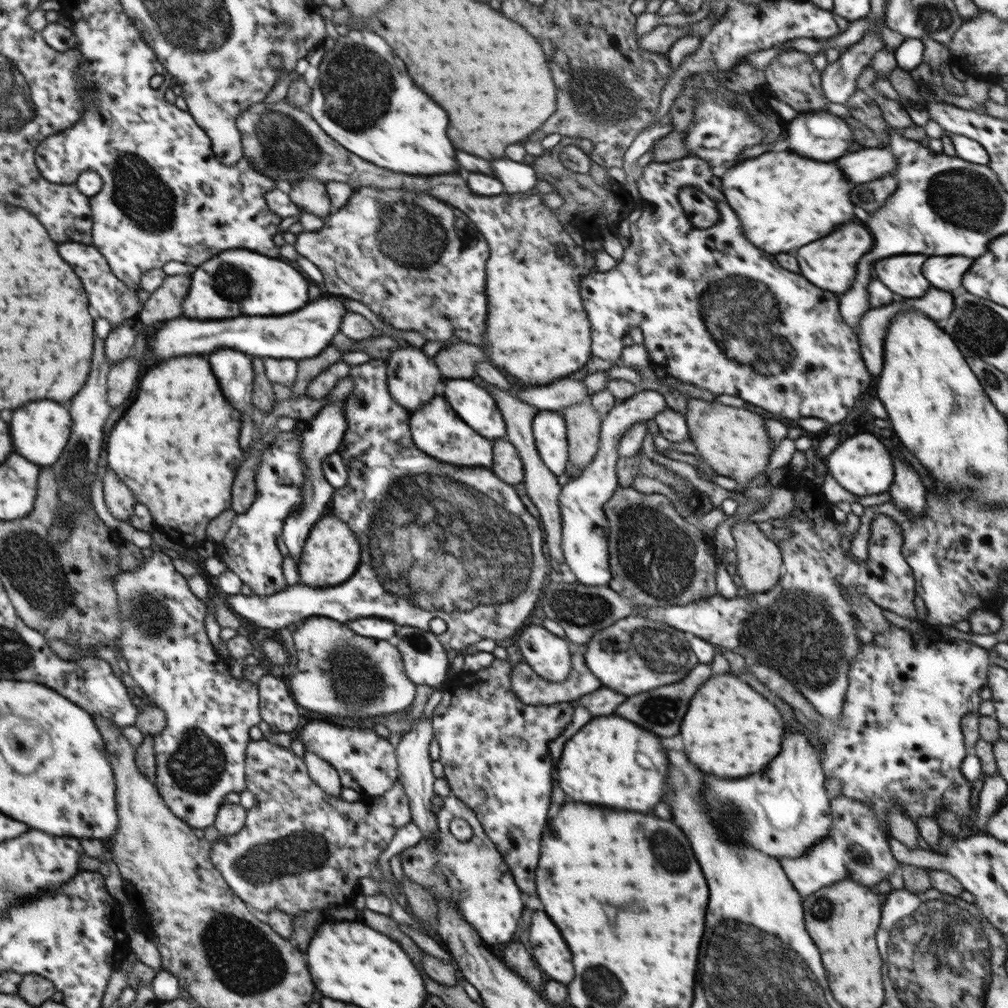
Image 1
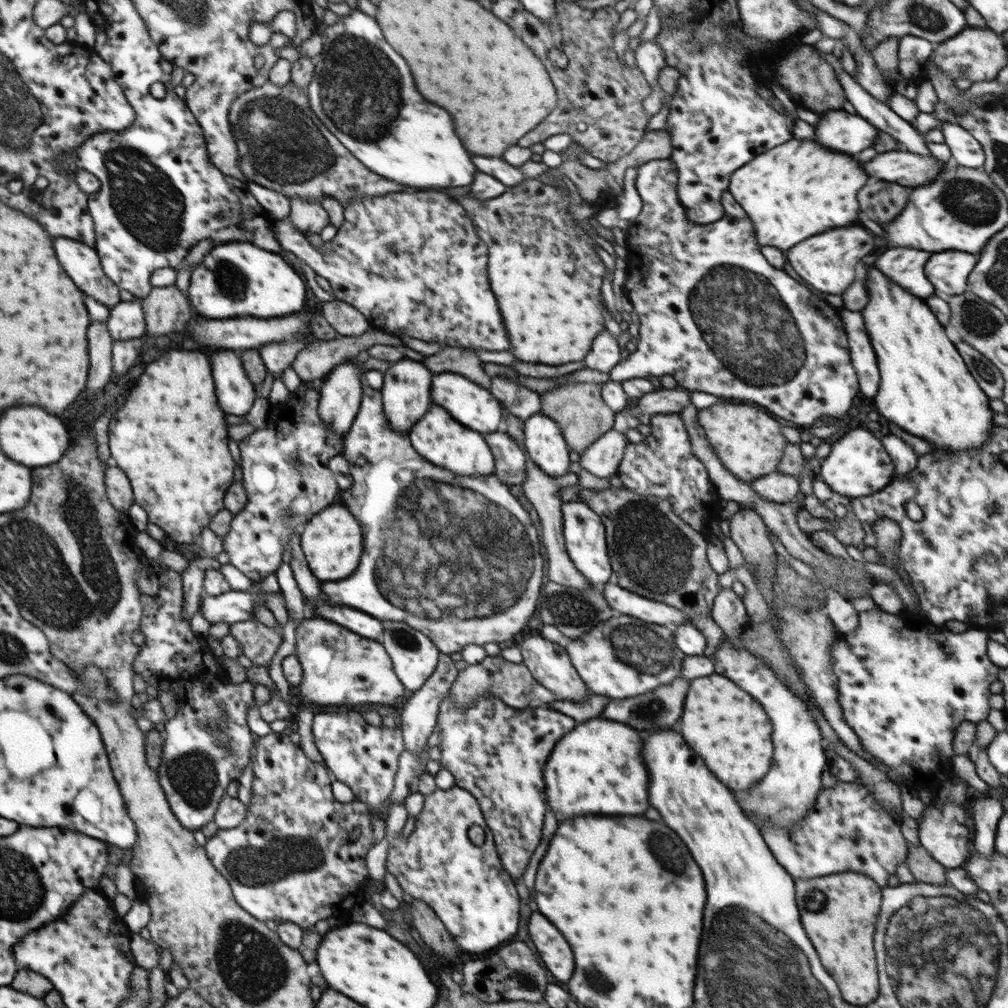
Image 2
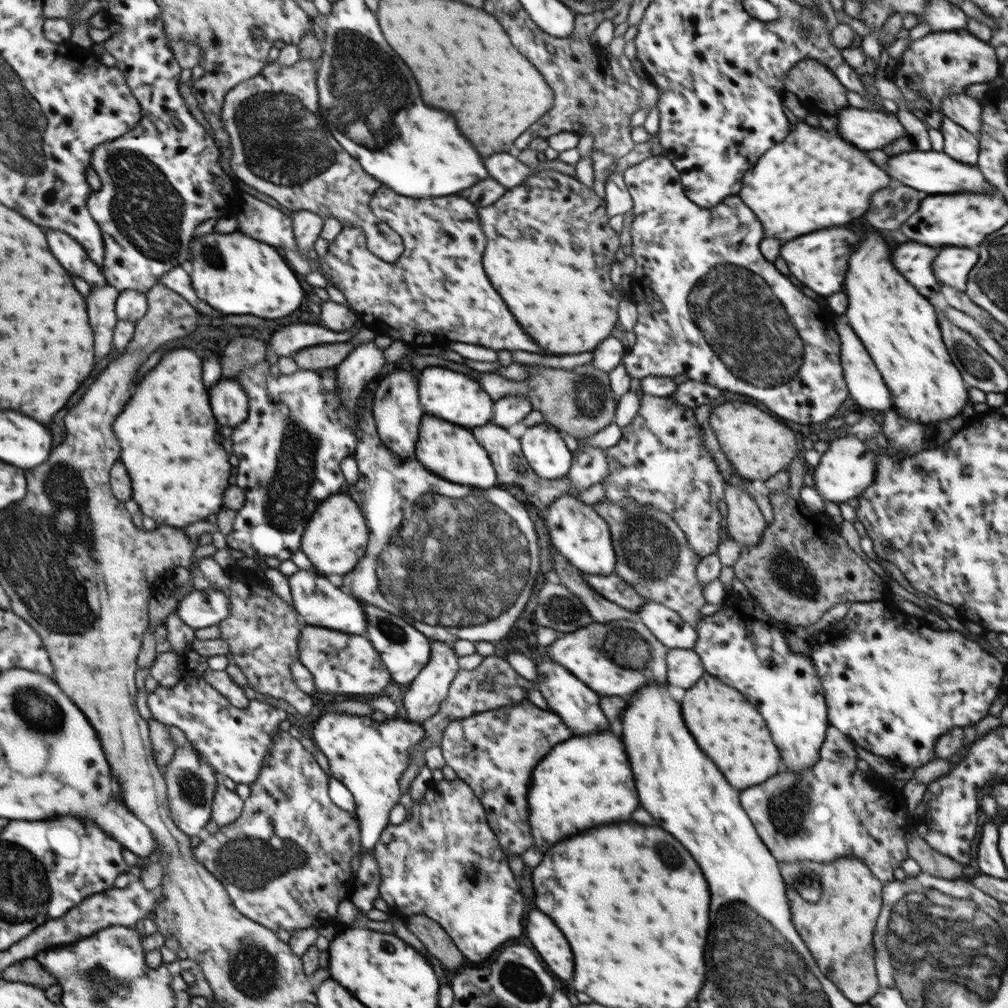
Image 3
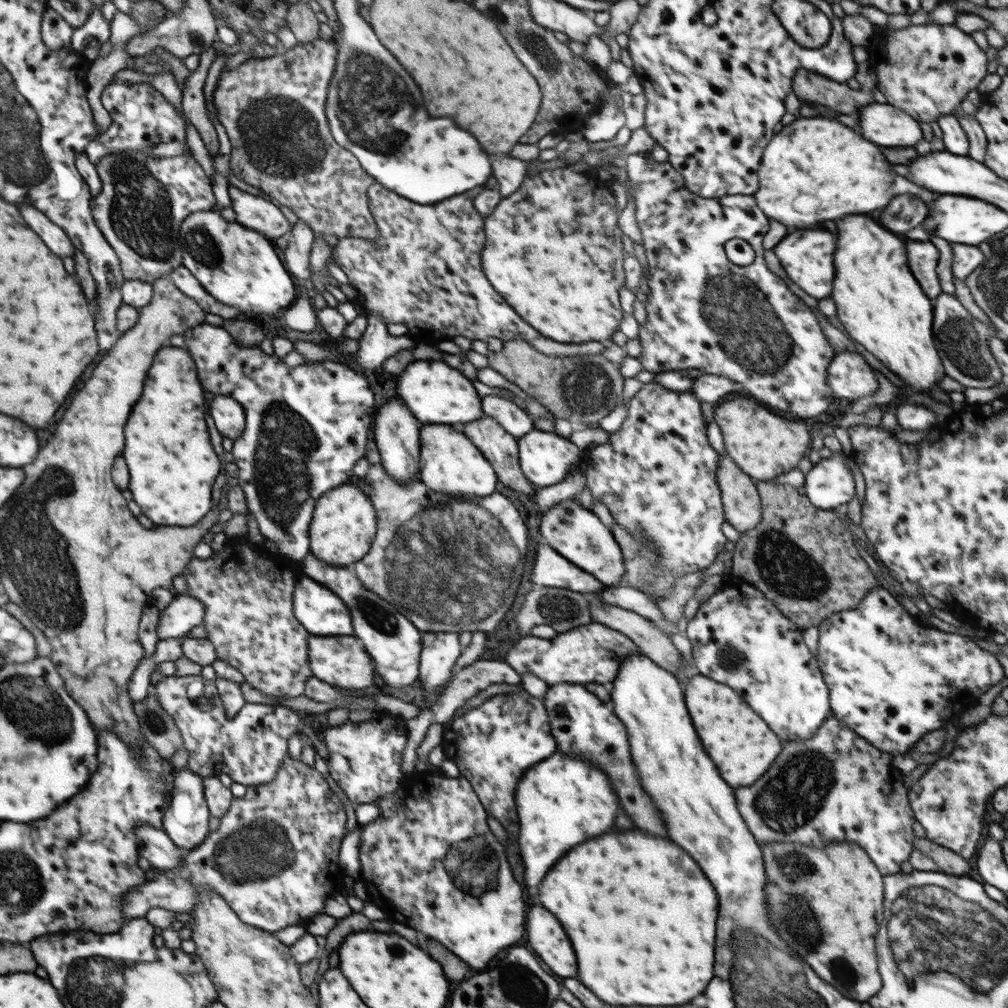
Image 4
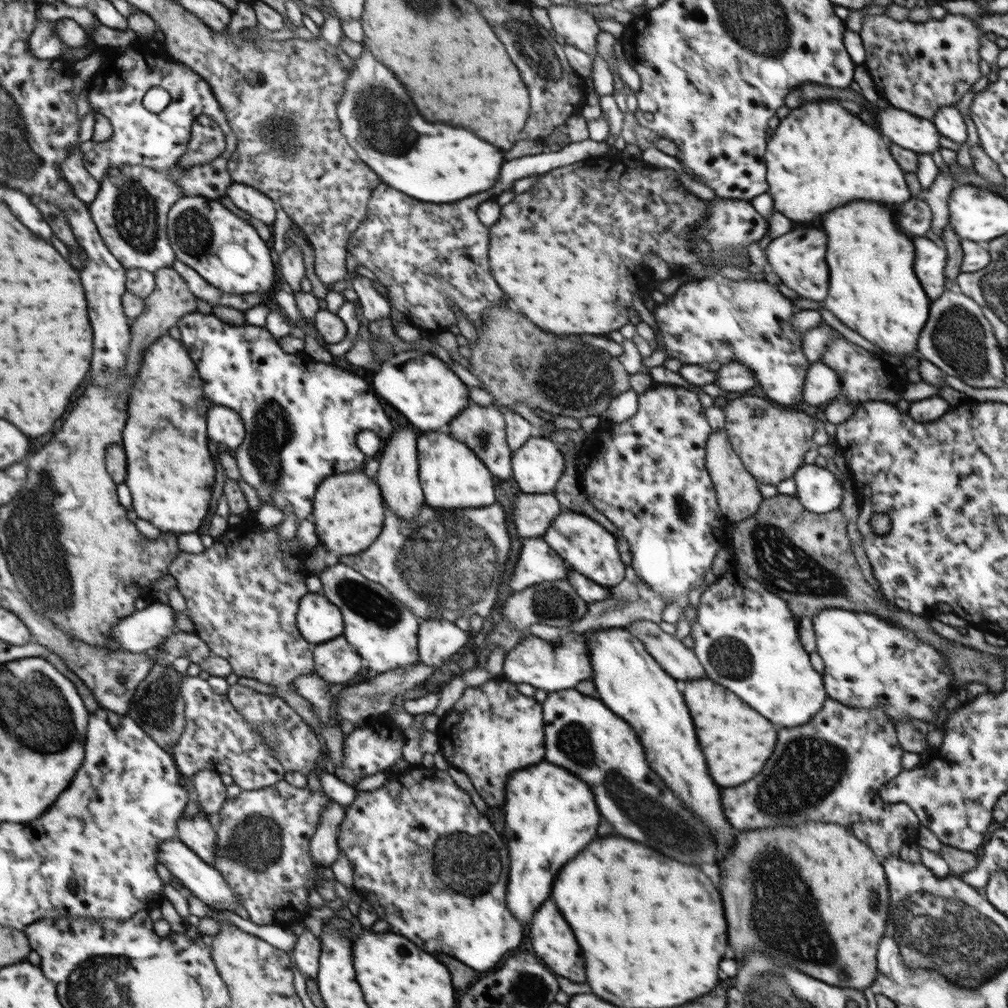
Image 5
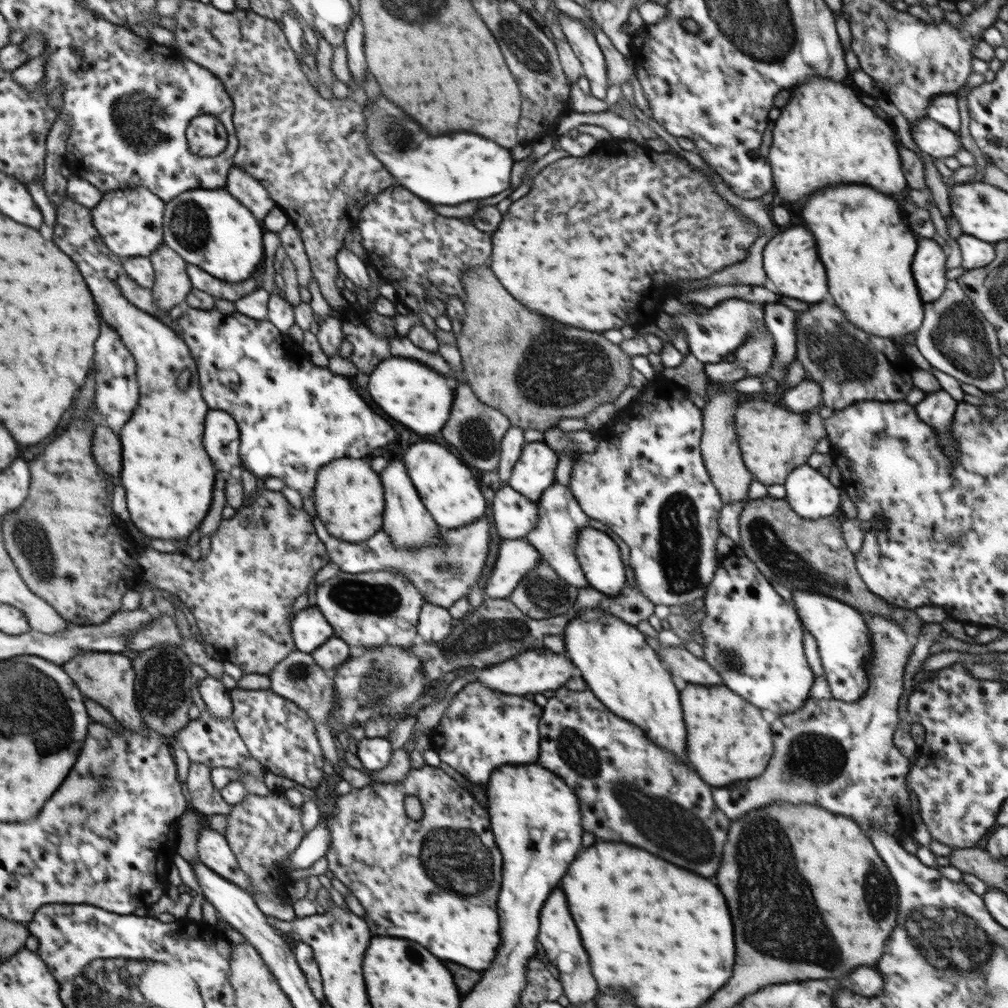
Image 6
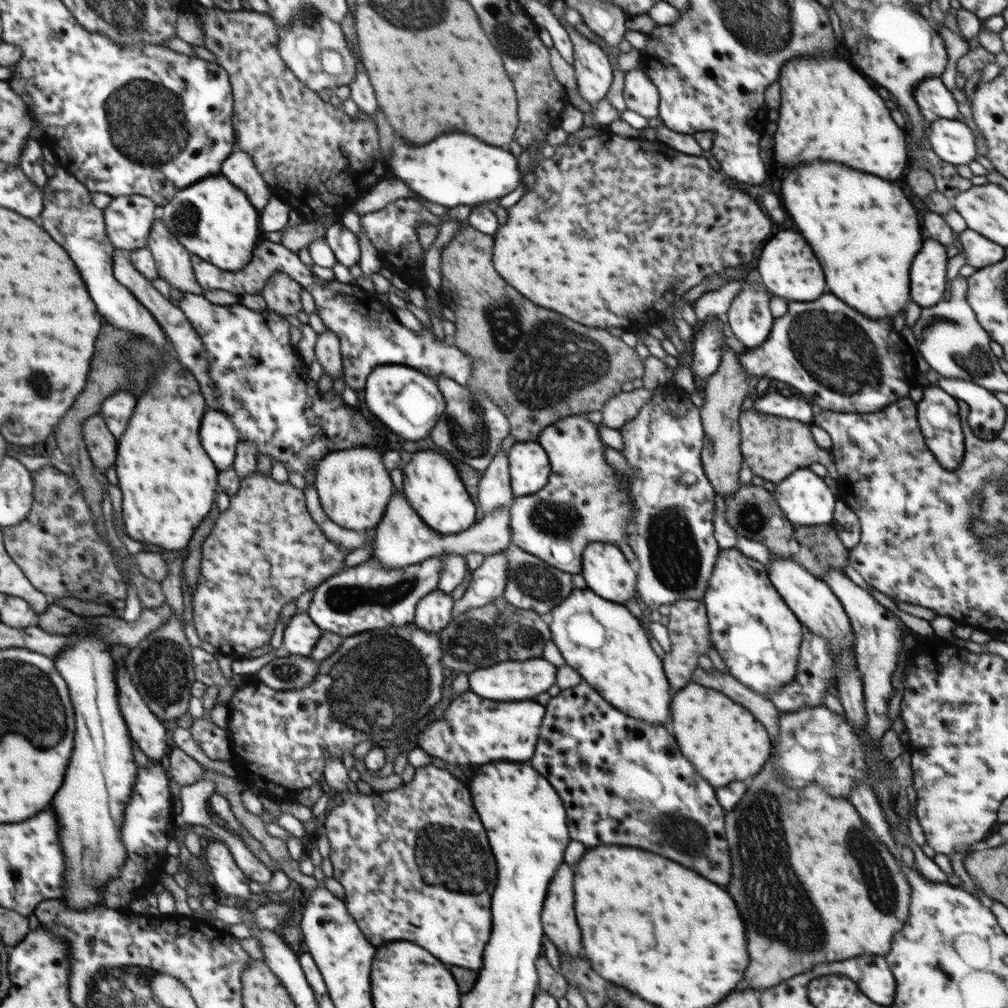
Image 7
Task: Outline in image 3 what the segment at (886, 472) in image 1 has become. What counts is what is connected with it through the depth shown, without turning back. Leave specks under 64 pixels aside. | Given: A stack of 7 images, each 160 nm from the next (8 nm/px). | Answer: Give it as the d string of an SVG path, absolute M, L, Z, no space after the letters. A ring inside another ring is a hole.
M856 434L838 436L829 443L829 448L821 456L818 466L810 469L815 480L815 488L823 499L825 498L824 500L837 504L847 502L850 498L860 496L875 481L875 476L877 476L876 458L868 447L863 438Z

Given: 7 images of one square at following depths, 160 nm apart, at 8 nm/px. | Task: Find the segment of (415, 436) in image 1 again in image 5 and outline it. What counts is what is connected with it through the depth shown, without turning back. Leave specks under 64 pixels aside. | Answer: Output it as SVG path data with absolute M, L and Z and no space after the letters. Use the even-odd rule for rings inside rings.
M426 432L418 438L419 481L425 503L435 509L463 509L490 506L494 501L493 474L484 466L466 443L451 434Z

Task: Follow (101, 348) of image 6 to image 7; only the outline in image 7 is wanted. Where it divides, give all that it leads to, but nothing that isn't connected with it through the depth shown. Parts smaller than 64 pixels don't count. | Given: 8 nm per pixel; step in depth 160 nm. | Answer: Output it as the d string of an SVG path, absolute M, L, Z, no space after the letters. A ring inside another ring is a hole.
M118 390L118 394L106 398L102 402L99 416L104 420L108 430L115 436L117 442L128 424L128 418L133 416L138 399L130 394L130 390Z

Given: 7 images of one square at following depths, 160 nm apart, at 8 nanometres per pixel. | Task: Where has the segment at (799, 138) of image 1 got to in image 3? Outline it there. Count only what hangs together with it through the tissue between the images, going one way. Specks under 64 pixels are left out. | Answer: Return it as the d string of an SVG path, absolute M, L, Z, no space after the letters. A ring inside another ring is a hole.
M848 107L836 114L838 134L860 150L878 150L907 136L894 113Z

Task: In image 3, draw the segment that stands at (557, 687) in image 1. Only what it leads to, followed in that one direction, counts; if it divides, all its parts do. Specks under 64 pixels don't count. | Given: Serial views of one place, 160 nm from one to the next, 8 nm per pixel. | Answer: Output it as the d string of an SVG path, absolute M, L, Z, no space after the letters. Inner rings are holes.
M495 654L485 657L475 670L460 670L449 686L447 697L441 702L438 712L426 719L422 725L425 736L421 742L421 750L427 751L434 746L441 746L443 731L452 722L460 718L472 716L478 712L498 708L500 706L512 706L528 699L529 692L536 689L536 683L522 677L514 671L507 659Z

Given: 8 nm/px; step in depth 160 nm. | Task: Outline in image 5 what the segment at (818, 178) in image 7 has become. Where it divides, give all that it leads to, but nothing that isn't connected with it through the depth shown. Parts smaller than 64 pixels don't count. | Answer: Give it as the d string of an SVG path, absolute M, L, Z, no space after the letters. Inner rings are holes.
M852 202L850 206L830 210L830 214L822 218L822 228L828 236L826 252L826 262L830 266L828 298L822 302L815 302L797 297L792 302L793 305L799 311L827 308L850 330L858 332L860 336L881 348L882 354L899 356L902 360L906 356L919 358L918 339L928 320L932 300L926 296L914 274L914 246L904 234L900 234L898 226L894 224L892 212L876 202Z

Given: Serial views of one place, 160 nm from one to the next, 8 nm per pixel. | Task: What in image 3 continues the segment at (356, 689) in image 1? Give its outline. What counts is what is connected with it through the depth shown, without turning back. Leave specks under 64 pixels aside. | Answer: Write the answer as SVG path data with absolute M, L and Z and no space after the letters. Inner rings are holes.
M304 624L298 650L299 662L312 673L317 692L342 696L379 695L390 684L391 674L366 636Z

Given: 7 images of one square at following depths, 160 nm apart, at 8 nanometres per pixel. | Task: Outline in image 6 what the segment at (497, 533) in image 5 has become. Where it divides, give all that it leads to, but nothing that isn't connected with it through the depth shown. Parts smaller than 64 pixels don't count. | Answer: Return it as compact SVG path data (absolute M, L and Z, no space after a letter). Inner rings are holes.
M484 515L480 520L454 528L444 529L443 545L432 545L421 549L397 549L391 541L391 536L384 530L372 535L362 542L346 542L326 531L326 527L318 516L314 516L313 526L318 538L325 544L330 562L337 564L342 572L360 574L371 570L399 572L403 574L424 596L425 602L430 602L442 608L450 608L456 600L468 598L470 588L478 583L482 570L490 552L490 522Z

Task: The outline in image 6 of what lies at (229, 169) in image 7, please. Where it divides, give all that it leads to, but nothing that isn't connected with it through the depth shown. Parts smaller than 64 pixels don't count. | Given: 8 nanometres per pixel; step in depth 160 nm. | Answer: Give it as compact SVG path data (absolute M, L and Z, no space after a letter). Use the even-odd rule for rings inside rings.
M235 165L231 166L229 170L225 188L234 198L238 199L238 202L249 207L254 218L257 218L260 222L277 206L260 182Z

